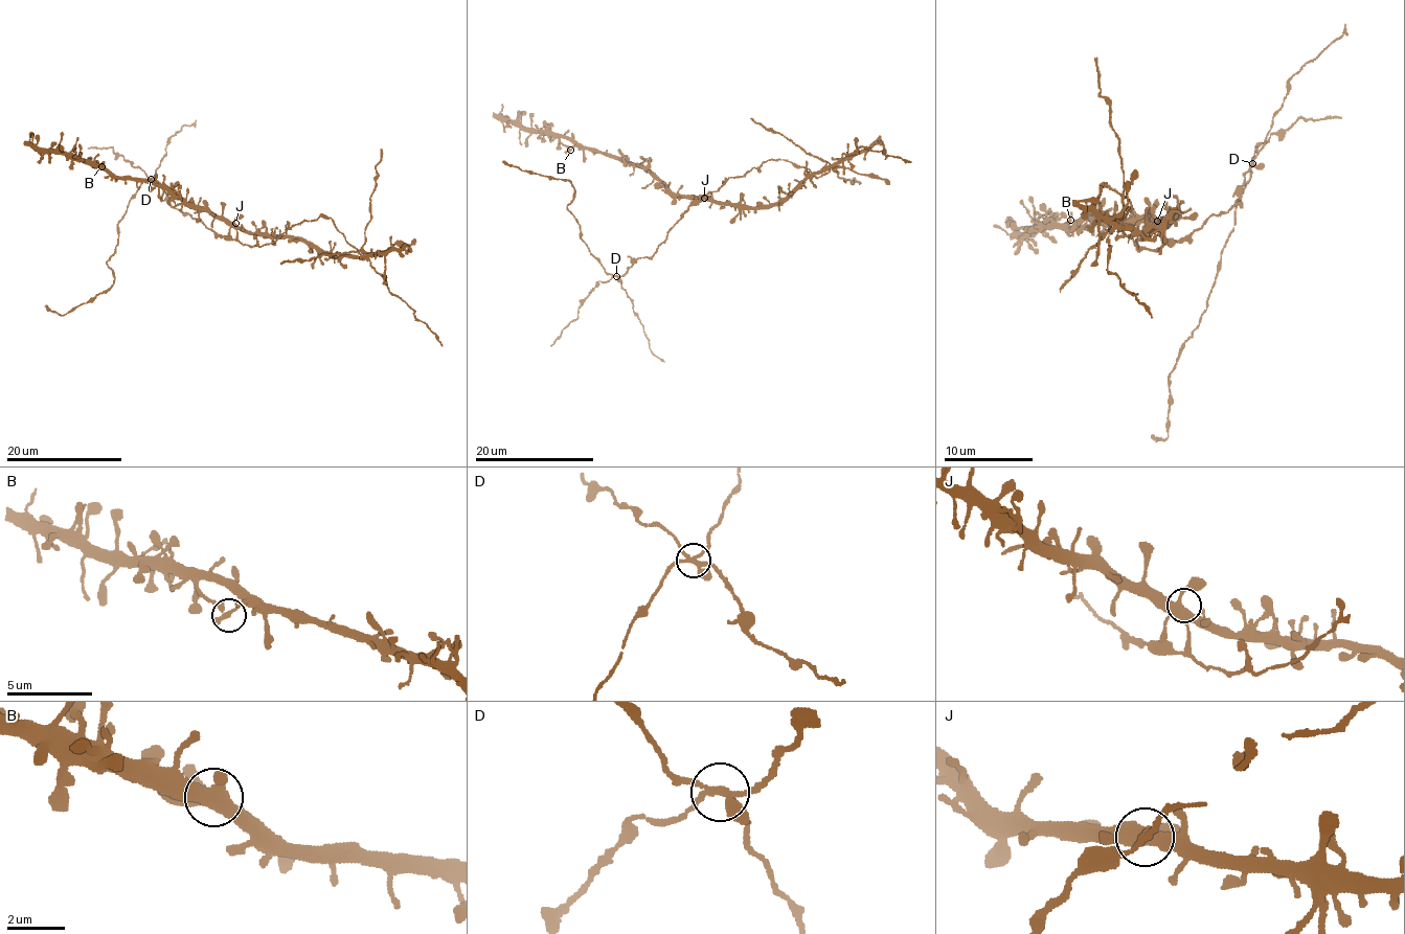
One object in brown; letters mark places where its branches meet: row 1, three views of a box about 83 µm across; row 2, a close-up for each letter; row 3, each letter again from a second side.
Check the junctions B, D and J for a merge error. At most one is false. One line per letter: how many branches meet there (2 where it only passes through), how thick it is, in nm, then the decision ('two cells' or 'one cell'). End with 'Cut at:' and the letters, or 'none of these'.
B: branches 3; calibre 200 nm; one cell
D: branches 5; calibre 220 nm; two cells
J: branches 5; calibre 440 nm; one cell
Cut at: D

